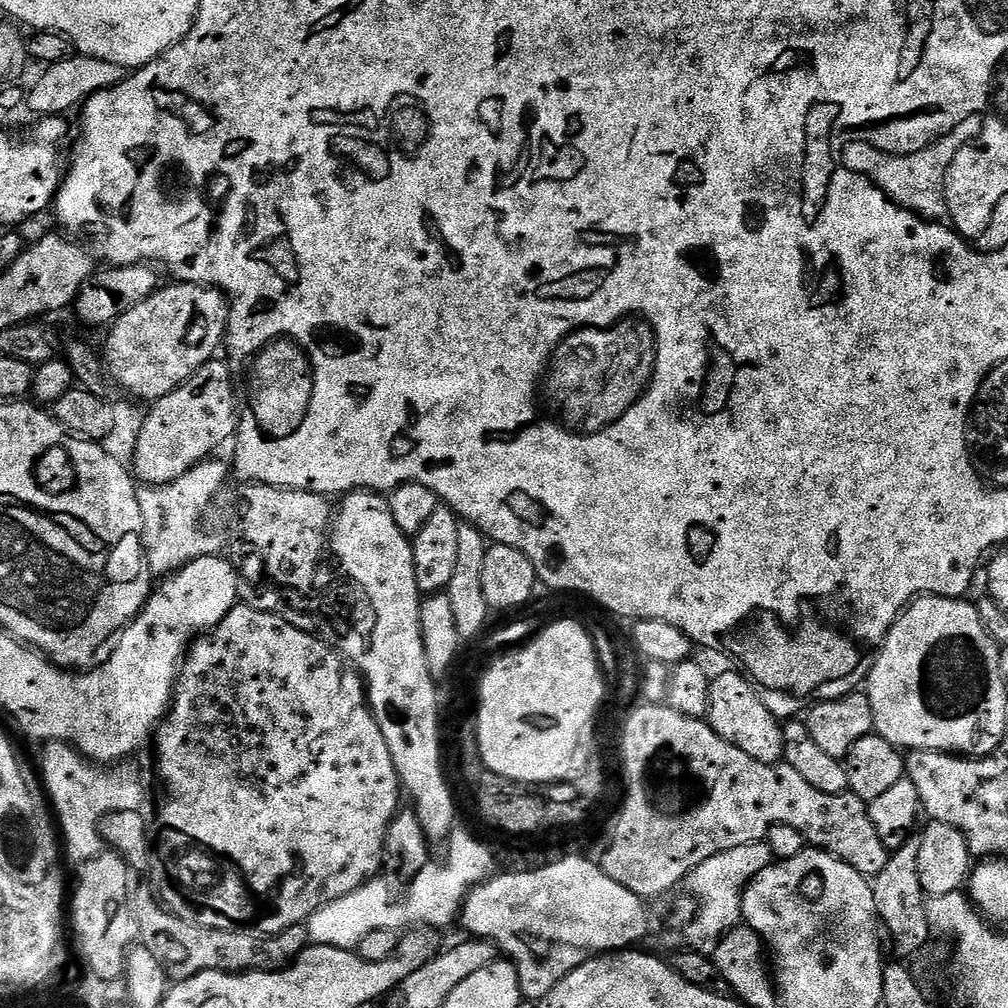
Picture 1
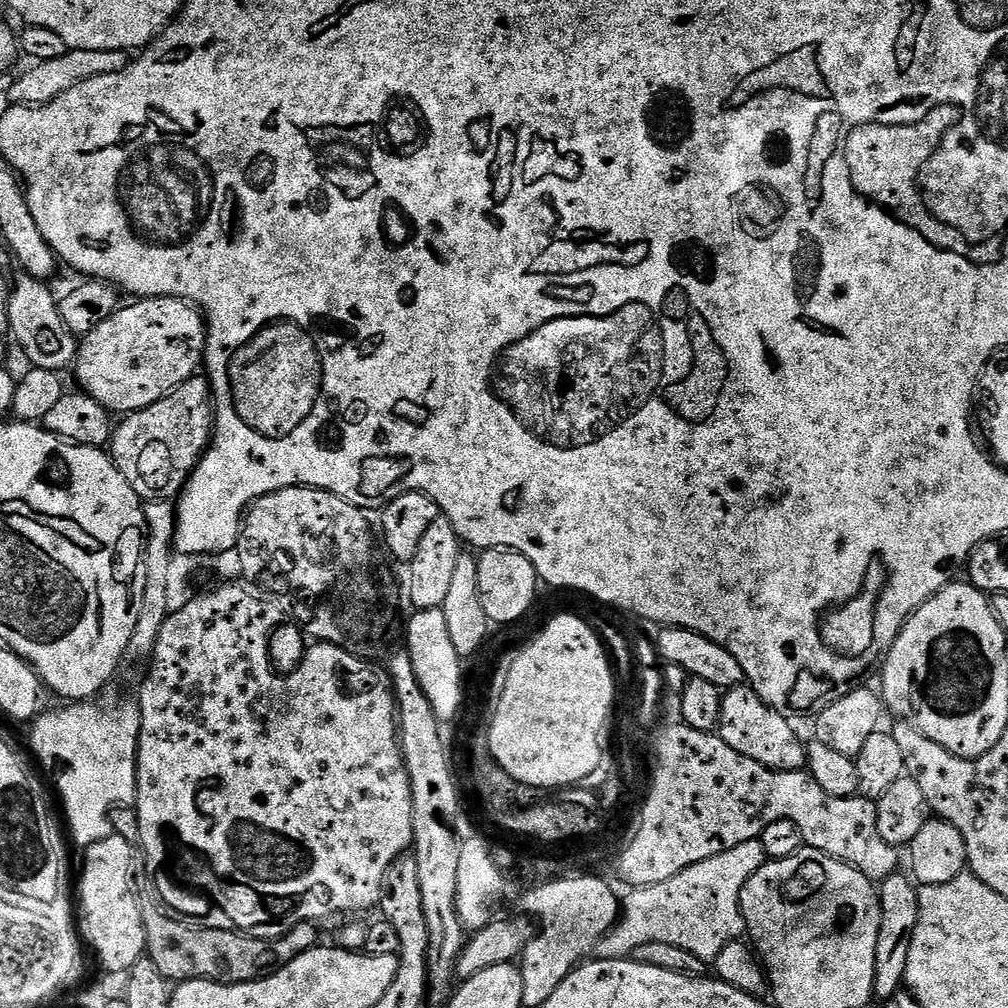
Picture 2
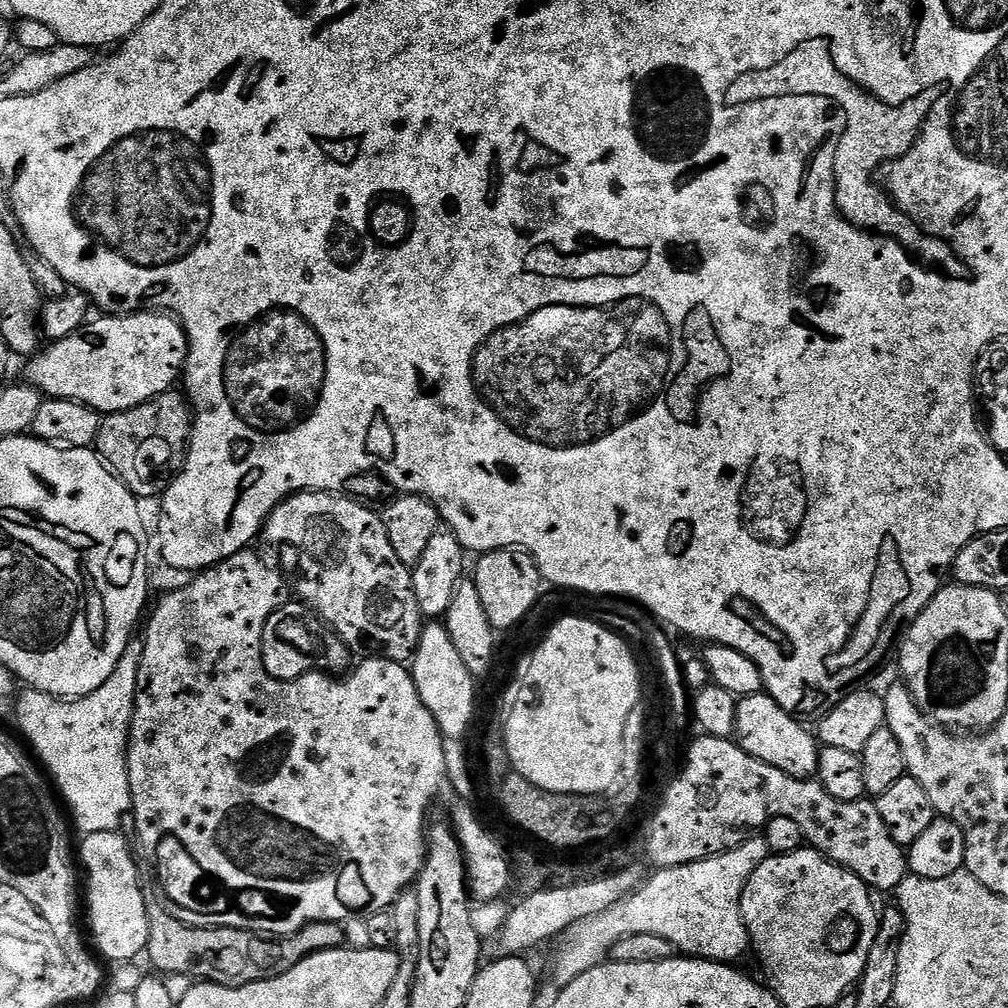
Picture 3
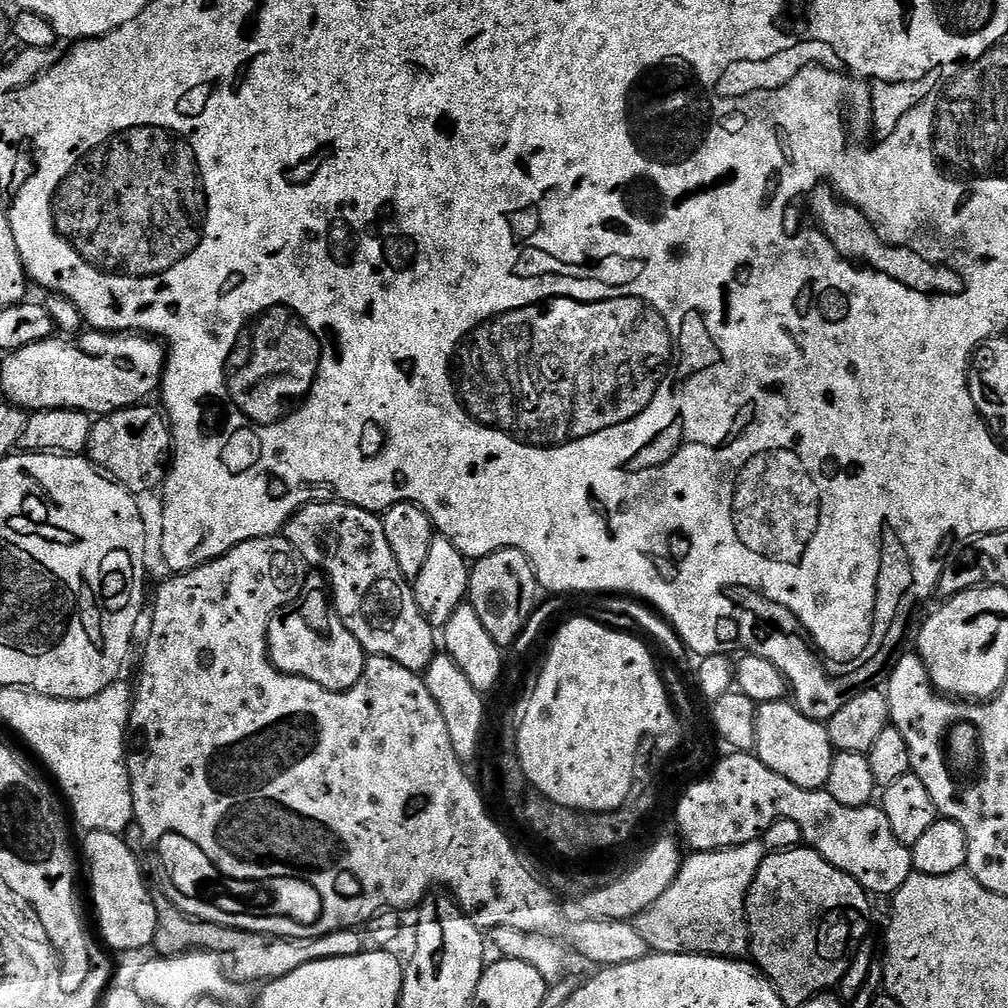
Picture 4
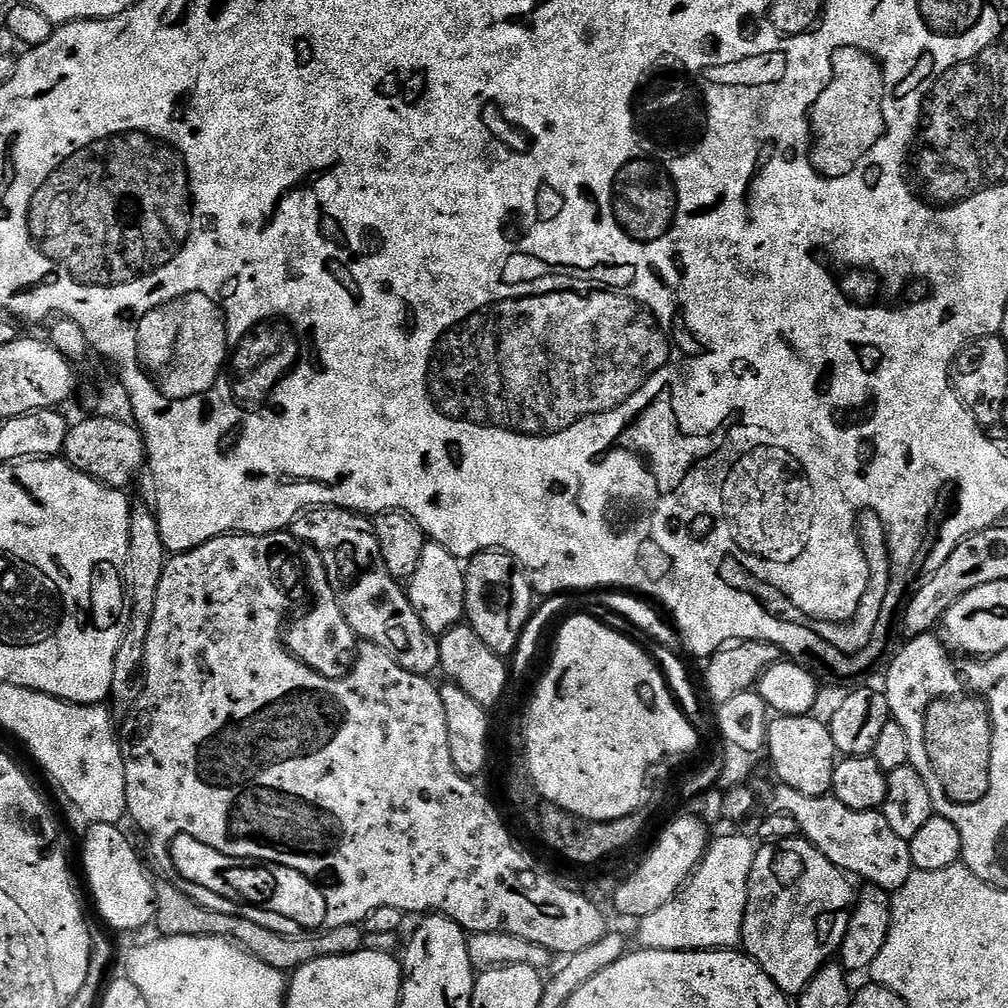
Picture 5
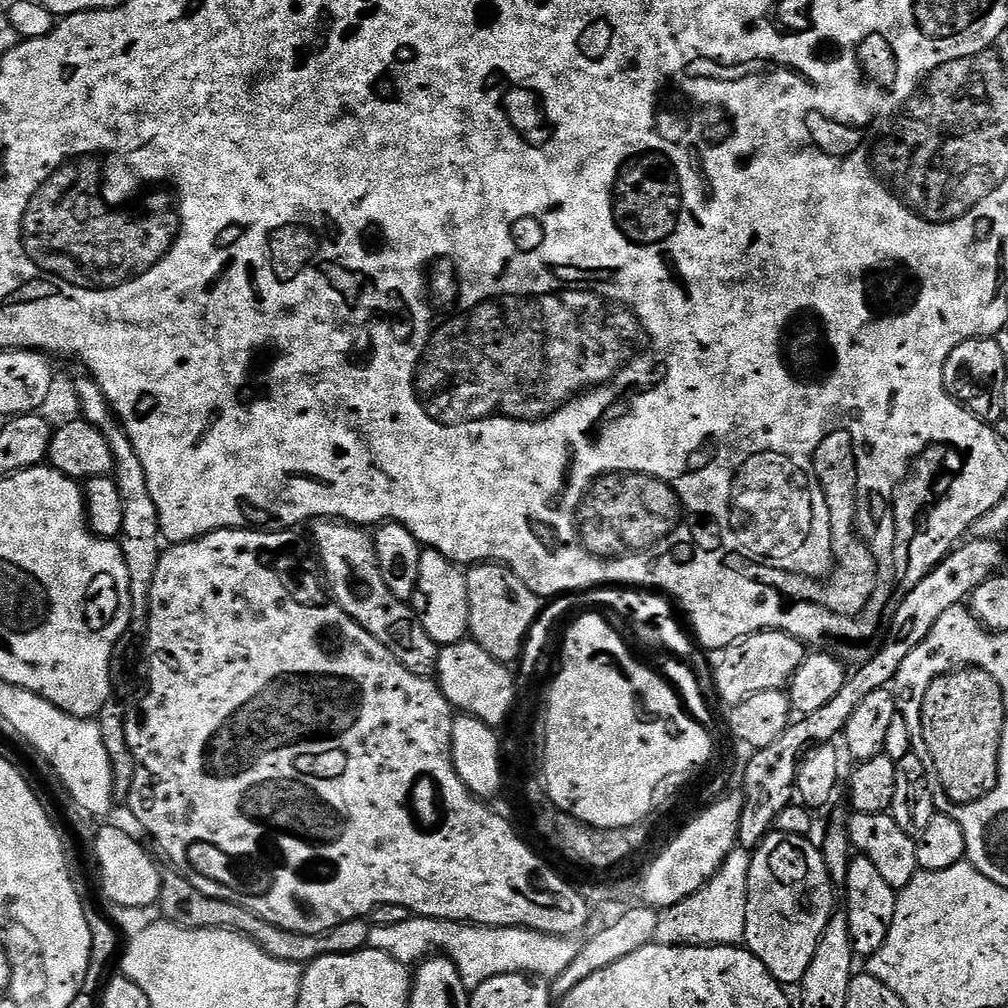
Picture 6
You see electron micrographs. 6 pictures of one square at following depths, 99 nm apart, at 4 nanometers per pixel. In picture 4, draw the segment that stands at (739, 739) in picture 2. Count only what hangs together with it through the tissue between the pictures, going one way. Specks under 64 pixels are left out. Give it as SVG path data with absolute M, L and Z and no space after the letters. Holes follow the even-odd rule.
M783 698L757 707L754 755L770 766L774 774L782 774L786 782L814 790L824 788L828 783L834 749L827 727L821 721L806 718L806 714L796 709L795 703Z

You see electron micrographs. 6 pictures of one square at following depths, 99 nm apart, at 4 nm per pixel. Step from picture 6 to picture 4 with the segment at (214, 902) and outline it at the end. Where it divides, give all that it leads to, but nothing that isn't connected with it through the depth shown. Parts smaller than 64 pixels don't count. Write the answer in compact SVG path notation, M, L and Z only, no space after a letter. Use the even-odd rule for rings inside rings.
M157 895L156 933L152 948L161 956L180 956L183 952L213 952L222 958L224 973L237 983L250 984L254 980L271 982L286 974L294 974L298 966L318 962L326 958L350 958L365 951L366 940L359 931L340 928L325 936L315 936L305 940L287 940L285 936L267 936L264 932L247 932L241 928L222 926L214 922L196 920L172 905L171 895Z

